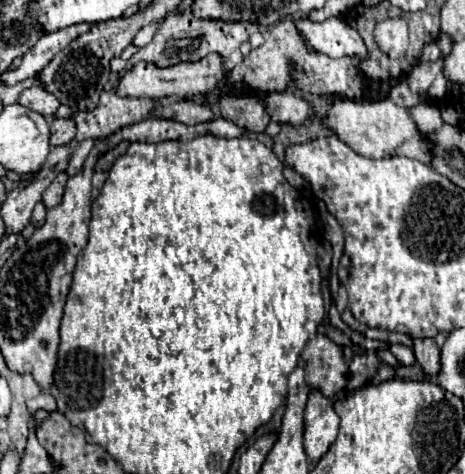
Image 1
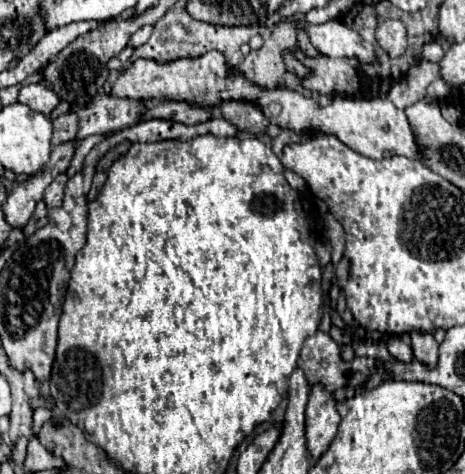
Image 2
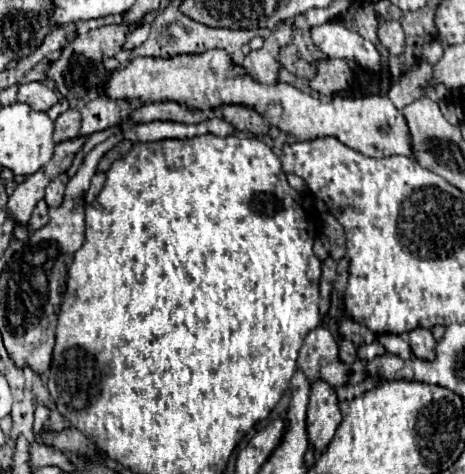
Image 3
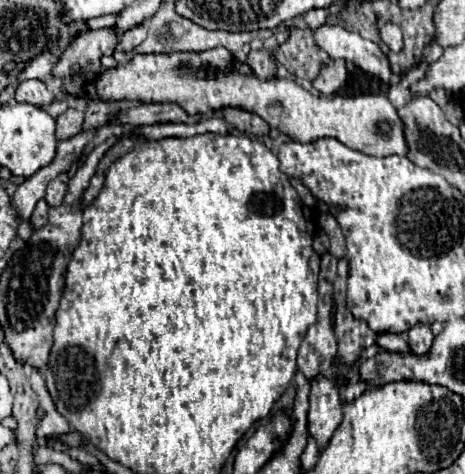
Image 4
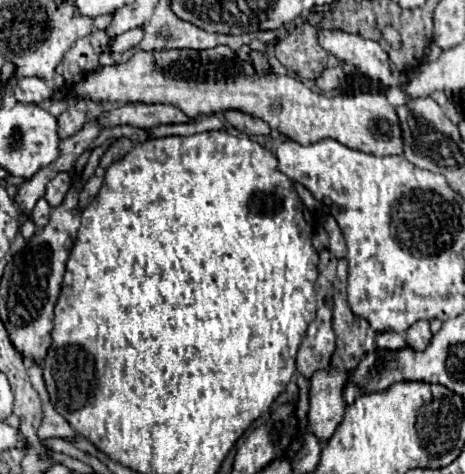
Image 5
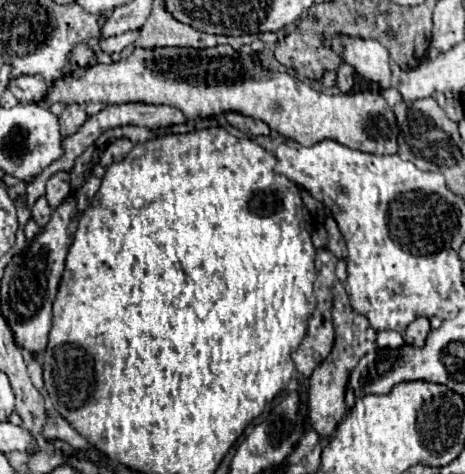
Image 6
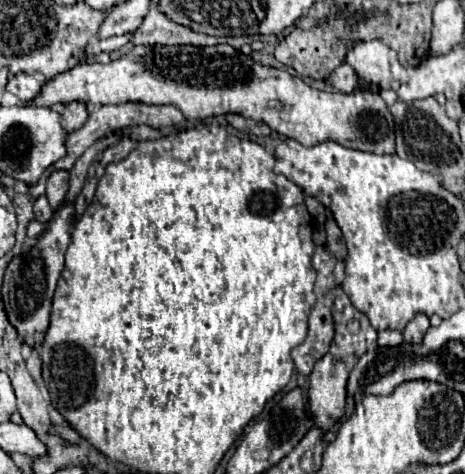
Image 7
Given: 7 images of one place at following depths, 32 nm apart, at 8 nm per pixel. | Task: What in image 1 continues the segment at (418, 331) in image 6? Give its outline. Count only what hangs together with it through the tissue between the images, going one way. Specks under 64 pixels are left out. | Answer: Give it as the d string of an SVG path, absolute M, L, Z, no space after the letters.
M412 338L416 362L424 368L426 374L436 374L440 370L440 350L434 338Z

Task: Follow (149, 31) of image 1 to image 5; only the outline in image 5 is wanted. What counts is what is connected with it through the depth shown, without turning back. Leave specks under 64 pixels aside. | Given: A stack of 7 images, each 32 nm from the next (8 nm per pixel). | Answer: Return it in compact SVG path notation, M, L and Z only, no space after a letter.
M134 28L134 30L128 30L116 38L112 38L108 42L108 52L124 52L128 48L132 48L134 44L138 44L142 38L142 28Z

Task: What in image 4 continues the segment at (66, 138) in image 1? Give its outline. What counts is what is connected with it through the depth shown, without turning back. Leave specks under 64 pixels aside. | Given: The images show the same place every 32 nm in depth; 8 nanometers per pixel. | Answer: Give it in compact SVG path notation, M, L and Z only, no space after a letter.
M68 108L56 120L56 138L66 140L76 136L82 130L82 124L84 124L84 112L78 112L76 108Z

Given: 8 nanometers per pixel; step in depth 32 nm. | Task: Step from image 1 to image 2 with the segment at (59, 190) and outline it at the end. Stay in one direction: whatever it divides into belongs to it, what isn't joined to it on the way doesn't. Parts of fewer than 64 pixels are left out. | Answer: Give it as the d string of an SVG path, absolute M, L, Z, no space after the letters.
M60 174L52 180L52 184L46 188L44 192L44 202L48 208L54 208L54 206L60 206L62 204L62 198L64 198L64 186L68 182L68 176L66 174Z

